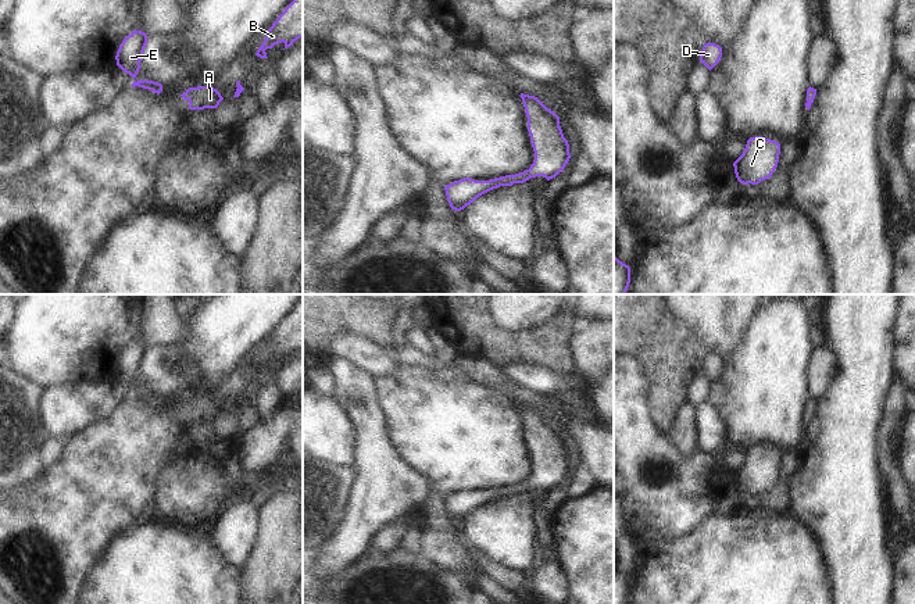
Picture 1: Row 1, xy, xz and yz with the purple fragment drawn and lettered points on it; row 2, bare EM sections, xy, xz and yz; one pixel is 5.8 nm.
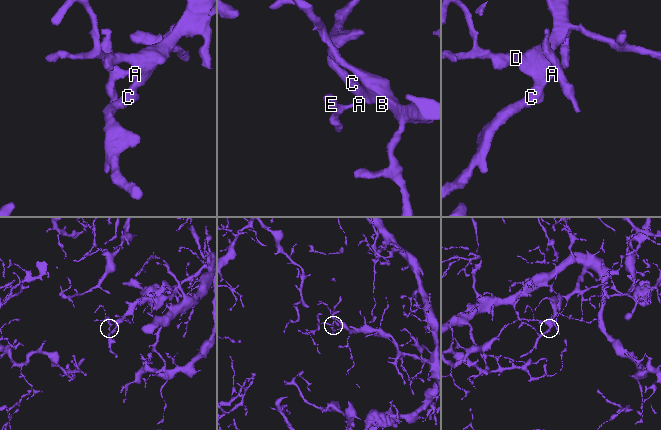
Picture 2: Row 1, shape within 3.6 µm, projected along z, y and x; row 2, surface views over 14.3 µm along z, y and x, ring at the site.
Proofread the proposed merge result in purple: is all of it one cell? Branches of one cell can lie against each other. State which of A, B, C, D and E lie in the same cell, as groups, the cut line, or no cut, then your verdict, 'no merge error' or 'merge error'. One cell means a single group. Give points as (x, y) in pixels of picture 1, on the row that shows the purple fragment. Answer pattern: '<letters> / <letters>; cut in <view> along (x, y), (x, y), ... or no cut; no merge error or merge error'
A B C D E; no cut; no merge error

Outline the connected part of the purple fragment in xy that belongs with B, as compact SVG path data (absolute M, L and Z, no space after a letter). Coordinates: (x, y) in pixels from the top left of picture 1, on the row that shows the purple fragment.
M293 0L265 32L265 39L255 56L268 58L265 50L275 44L285 43L285 49L303 37L303 0Z

